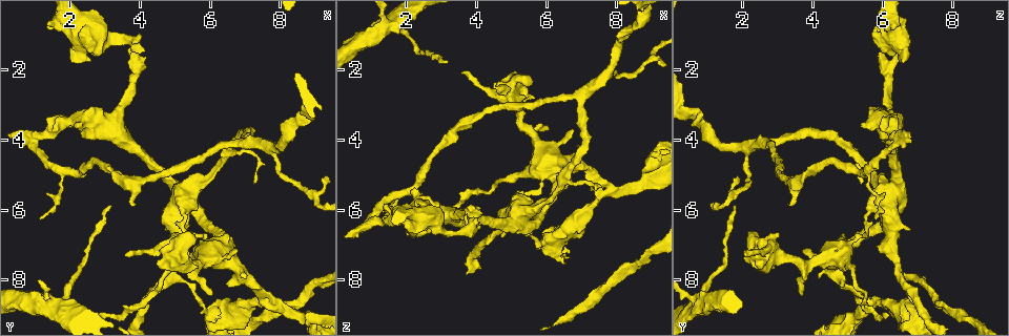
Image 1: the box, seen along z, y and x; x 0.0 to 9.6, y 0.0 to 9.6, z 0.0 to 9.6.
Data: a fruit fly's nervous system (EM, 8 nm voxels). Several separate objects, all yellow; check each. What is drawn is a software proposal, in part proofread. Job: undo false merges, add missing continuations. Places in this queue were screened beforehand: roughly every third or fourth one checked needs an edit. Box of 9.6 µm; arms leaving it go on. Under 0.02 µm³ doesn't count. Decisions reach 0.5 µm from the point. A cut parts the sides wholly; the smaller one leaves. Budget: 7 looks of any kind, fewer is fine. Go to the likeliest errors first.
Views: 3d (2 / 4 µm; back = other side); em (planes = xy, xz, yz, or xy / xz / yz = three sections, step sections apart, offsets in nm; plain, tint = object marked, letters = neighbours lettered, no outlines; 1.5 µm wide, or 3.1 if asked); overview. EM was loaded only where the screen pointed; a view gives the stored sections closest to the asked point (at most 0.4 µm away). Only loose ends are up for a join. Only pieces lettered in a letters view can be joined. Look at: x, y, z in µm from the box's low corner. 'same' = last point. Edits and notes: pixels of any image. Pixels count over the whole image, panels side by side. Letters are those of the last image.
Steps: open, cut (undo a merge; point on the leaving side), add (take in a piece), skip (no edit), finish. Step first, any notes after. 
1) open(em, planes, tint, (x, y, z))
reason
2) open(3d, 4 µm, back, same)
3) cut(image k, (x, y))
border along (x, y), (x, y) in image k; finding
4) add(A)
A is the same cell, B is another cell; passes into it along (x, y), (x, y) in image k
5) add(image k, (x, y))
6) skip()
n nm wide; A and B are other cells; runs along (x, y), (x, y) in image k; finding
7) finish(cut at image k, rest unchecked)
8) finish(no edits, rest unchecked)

open(em, xy, step 8, tint, (1.45, 0.65, 5.85))
an open end

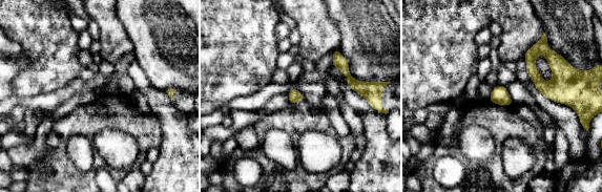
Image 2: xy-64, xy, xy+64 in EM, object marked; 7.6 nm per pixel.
open(em, planes, letters, same)
cut it another way

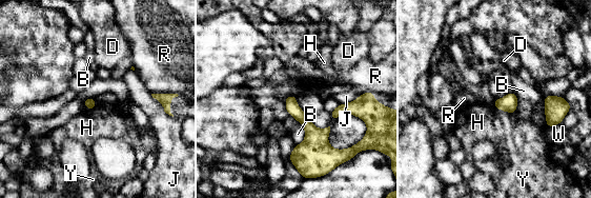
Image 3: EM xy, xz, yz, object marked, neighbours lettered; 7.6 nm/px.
skip()
B, D, H, J, R, W and Y are other cells; border along (97, 105), (87, 111) in image 3; none of them fits

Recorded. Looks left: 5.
open(em, planes, letters, (3.50, 7.25, 2.05))
tapers out

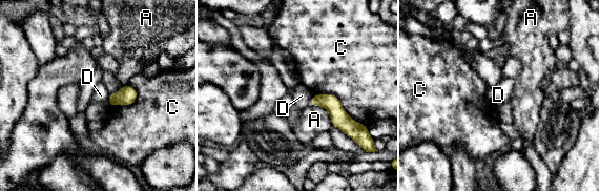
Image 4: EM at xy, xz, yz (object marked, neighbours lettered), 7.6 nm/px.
skip()
A, C and D are other cells; no lettered piece goes on from it

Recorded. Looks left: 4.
open(3d, 4 µm, (7.65, 8.60, 5.50))
three arms meet

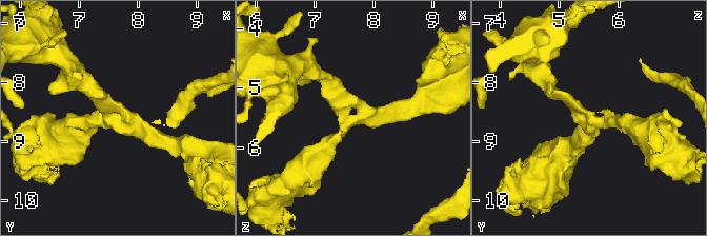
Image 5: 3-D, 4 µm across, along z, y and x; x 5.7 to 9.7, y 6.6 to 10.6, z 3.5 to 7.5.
open(em, planes, letters, (7.65, 8.60, 5.50))
need the tissue

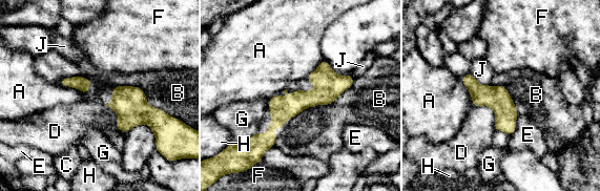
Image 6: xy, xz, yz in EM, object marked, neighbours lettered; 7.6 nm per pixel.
skip()
110 nm wide; A, B, C, D, E, F, G, H and J are other cells; border along (474, 106), (492, 108), (495, 130) in image 6; one neuron here

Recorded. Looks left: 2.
finish(no edits, rest unchecked)

